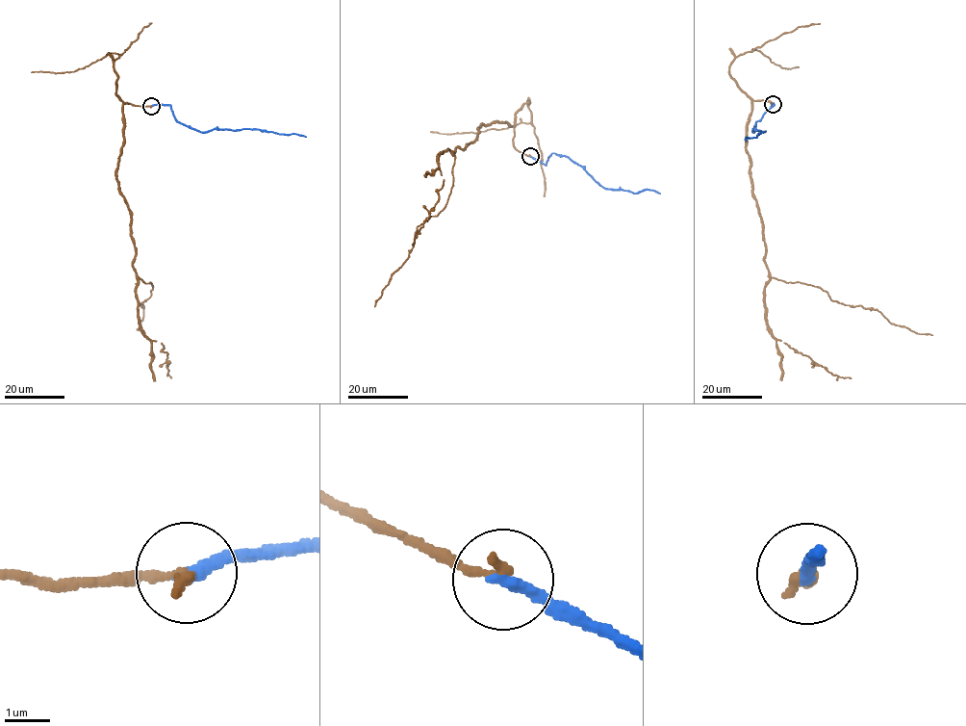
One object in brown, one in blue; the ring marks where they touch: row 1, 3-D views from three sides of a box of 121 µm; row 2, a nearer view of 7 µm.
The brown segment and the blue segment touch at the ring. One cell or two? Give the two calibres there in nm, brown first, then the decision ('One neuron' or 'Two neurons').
Thickness 240 nm (brown) against 320 nm. One neuron

